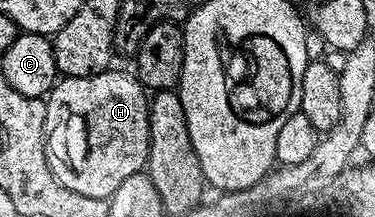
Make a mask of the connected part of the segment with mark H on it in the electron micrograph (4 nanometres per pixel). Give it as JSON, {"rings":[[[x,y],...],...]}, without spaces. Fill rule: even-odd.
{"rings":[[[108,69],[87,76],[60,78],[46,96],[43,113],[45,161],[53,177],[57,177],[57,181],[61,181],[65,189],[73,189],[73,193],[81,193],[81,197],[110,200],[111,194],[117,189],[117,185],[121,185],[121,181],[125,181],[125,177],[138,175],[146,168],[151,140],[148,106],[148,92],[138,78],[131,73],[126,75],[123,71]],[[71,115],[79,119],[84,133],[87,134],[87,152],[84,153],[83,159],[71,159]]]}

